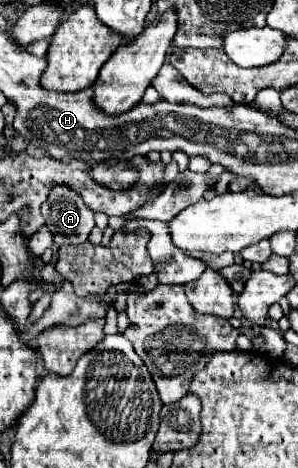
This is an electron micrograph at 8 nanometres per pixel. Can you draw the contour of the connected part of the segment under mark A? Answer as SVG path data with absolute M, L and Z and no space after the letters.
M54 185L42 203L46 227L54 235L56 245L78 245L88 239L94 227L94 211L84 203L80 193L66 185Z

